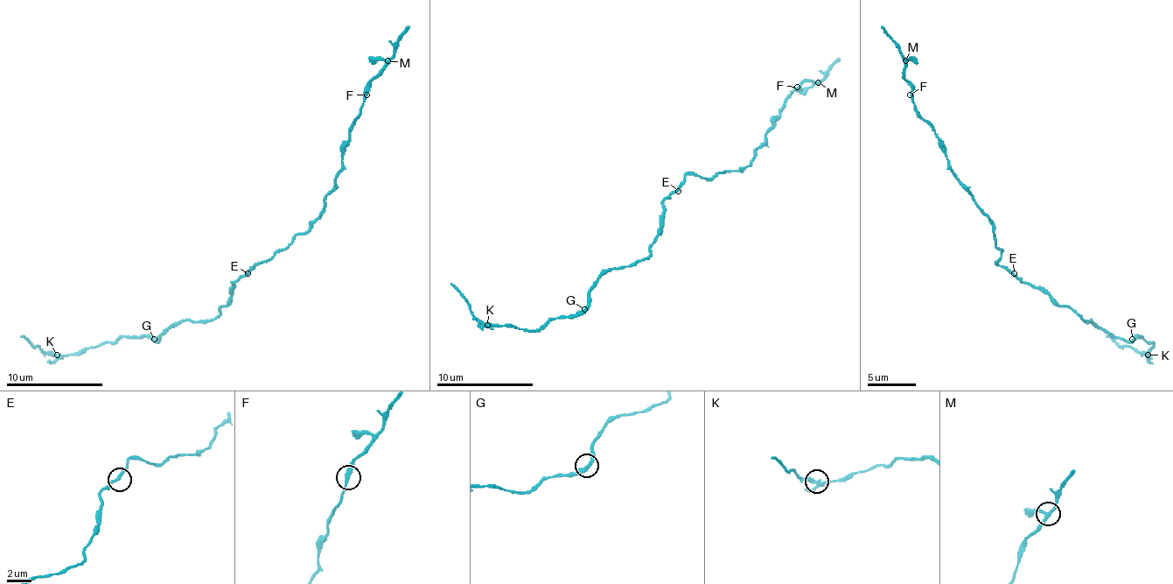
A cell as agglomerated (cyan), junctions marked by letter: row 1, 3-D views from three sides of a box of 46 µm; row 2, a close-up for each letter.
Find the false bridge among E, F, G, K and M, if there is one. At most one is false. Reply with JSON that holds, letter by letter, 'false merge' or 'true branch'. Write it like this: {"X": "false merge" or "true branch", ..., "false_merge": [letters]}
{"E": "true branch", "F": "true branch", "G": "true branch", "K": "false merge", "M": "true branch", "false_merge": ["K"]}

